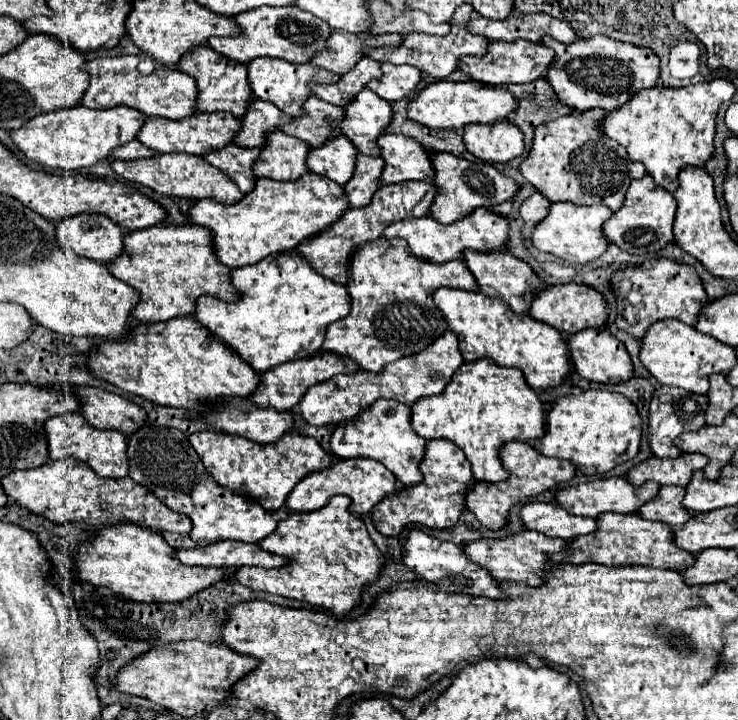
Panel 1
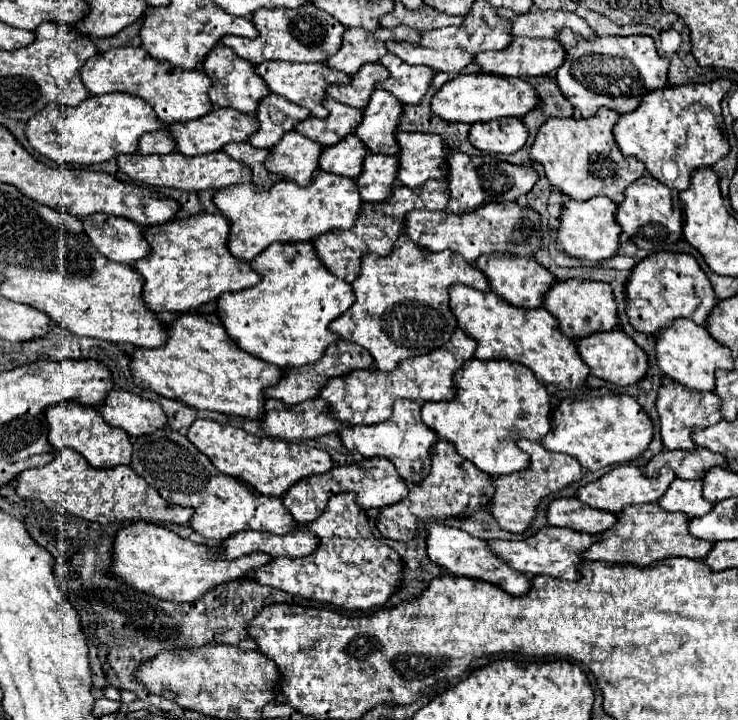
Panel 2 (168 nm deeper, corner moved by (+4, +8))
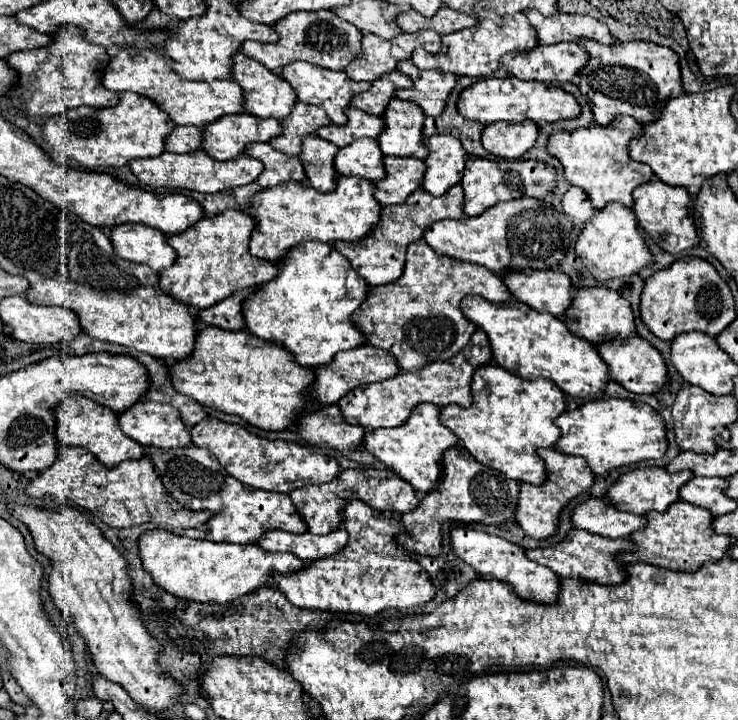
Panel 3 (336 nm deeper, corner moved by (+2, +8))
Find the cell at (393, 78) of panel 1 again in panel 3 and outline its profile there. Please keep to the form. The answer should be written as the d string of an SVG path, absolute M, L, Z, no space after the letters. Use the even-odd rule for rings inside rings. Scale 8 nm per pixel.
M399 62L397 68L413 78L413 88L395 90L395 98L415 102L427 116L437 116L445 108L445 100L453 90L457 76L437 70L417 70L411 62Z

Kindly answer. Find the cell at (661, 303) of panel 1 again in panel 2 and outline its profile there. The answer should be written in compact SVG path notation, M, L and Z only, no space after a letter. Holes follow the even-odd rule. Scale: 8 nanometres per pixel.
M657 252L641 260L633 268L633 274L637 278L633 278L631 284L627 284L627 316L631 326L639 332L657 334L677 318L687 318L695 324L705 326L707 316L717 304L709 278L691 254Z

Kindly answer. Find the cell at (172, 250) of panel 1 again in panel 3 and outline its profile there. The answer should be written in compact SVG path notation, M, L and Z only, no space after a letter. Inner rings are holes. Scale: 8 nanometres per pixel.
M225 210L217 216L201 218L181 234L169 234L167 242L177 252L175 262L159 272L159 288L181 304L205 310L235 290L261 286L277 276L277 268L265 260L249 256L249 236L253 218L247 212Z

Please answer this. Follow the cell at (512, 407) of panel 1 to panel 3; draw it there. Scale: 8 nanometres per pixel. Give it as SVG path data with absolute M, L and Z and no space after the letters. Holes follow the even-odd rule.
M483 364L475 370L471 382L473 404L469 408L457 404L441 408L441 424L445 424L483 466L495 468L519 482L545 482L545 464L535 450L555 446L561 436L555 418L565 410L563 392L549 380L525 380L497 364Z

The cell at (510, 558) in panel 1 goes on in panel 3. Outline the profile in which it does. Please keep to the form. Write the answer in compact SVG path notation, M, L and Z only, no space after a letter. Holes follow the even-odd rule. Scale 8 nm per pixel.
M573 528L563 542L549 548L533 548L533 550L527 548L525 556L541 566L551 568L559 578L581 578L581 580L589 580L597 584L617 584L623 580L623 572L619 570L621 562L617 562L615 554L623 550L633 550L633 542L629 542L627 538L609 540L585 530Z

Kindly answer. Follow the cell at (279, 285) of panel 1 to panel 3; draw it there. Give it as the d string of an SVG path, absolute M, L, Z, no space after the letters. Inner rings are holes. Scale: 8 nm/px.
M305 242L299 246L289 248L287 256L281 258L277 264L277 278L271 282L259 286L249 298L243 302L243 314L245 314L245 328L255 334L261 340L273 342L289 350L299 366L305 368L317 368L321 364L327 364L333 360L333 356L339 350L349 350L355 346L365 344L365 338L361 332L353 326L349 316L359 308L359 304L365 300L369 286L365 280L353 272L349 260L341 256L331 244L317 244L317 242Z

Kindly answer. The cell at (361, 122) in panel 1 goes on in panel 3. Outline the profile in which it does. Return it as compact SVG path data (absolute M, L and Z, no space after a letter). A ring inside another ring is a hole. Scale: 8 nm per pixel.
M393 98L381 118L385 120L385 126L377 142L385 156L413 156L423 160L429 154L421 142L421 124L425 114L417 104Z

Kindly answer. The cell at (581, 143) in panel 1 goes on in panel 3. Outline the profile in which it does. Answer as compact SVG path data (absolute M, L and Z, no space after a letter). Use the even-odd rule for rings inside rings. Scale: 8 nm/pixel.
M617 116L609 126L589 126L551 134L547 140L547 152L561 162L565 180L571 186L585 190L595 208L603 208L607 202L619 202L631 208L631 192L639 184L653 178L653 172L647 164L639 164L629 158L627 144L637 134L641 134L641 124L635 118Z

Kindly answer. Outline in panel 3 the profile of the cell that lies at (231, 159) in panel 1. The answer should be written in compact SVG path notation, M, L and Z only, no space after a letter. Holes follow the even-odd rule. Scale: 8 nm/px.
M267 142L265 144L249 144L245 148L245 154L249 154L251 158L257 158L265 166L263 172L259 174L261 188L273 188L273 186L289 182L289 180L301 182L305 178L301 160L297 156L281 154Z

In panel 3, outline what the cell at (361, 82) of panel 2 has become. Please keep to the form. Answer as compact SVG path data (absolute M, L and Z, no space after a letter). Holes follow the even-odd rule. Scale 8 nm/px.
M401 72L383 74L381 78L371 82L371 88L367 92L353 96L351 104L367 114L379 116L385 110L385 104L393 98L393 90L397 90L397 88L411 88L409 76L405 76Z

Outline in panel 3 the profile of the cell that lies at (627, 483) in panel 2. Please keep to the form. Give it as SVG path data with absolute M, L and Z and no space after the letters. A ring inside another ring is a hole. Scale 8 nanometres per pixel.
M637 468L637 470L623 474L619 480L615 480L609 486L605 500L609 500L609 504L619 508L621 512L631 512L631 514L639 514L639 516L647 514L649 510L665 512L665 508L669 508L669 504L673 504L679 498L679 488L689 478L693 478L693 474L689 470L667 474L663 468Z

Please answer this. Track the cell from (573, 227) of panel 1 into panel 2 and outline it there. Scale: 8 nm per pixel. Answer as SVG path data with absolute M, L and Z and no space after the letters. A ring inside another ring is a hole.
M607 196L591 198L587 202L565 200L561 214L561 230L557 234L557 248L561 252L567 252L569 256L585 258L591 262L615 256L619 250L619 236L621 236L621 226L615 220L615 210L617 206L611 200L607 200Z

